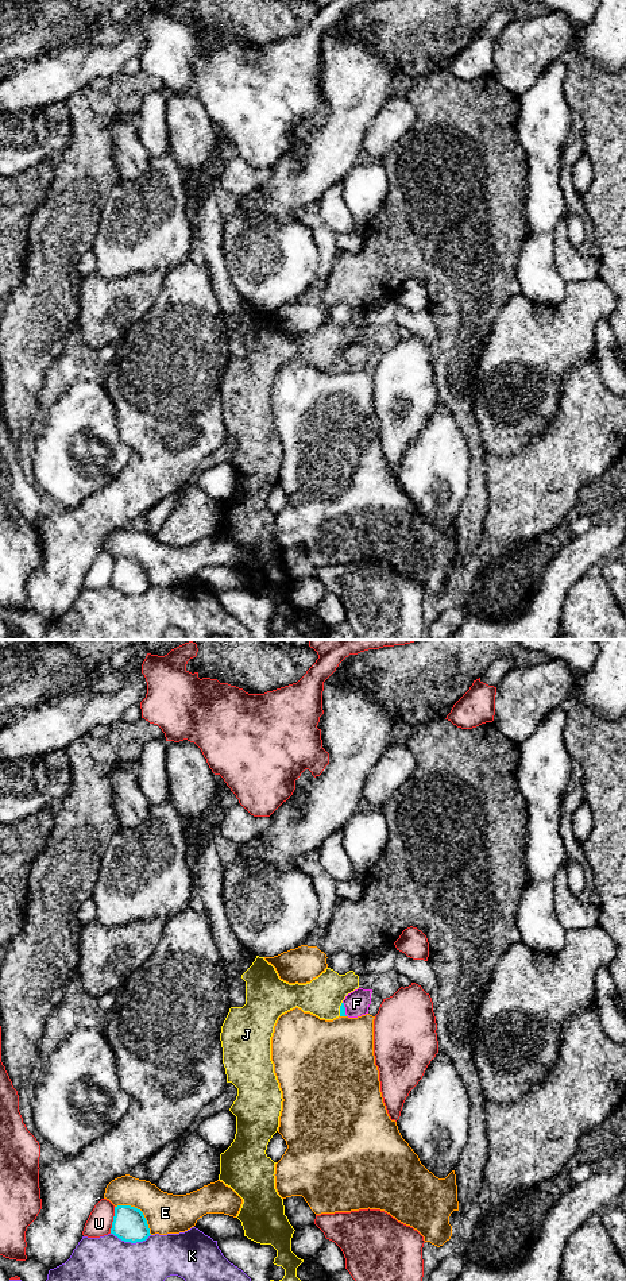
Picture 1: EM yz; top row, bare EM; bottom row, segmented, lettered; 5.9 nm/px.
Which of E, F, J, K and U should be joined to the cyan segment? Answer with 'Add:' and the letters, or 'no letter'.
Add: F

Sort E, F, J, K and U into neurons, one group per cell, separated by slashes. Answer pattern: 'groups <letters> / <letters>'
groups E / F / J / K / U

